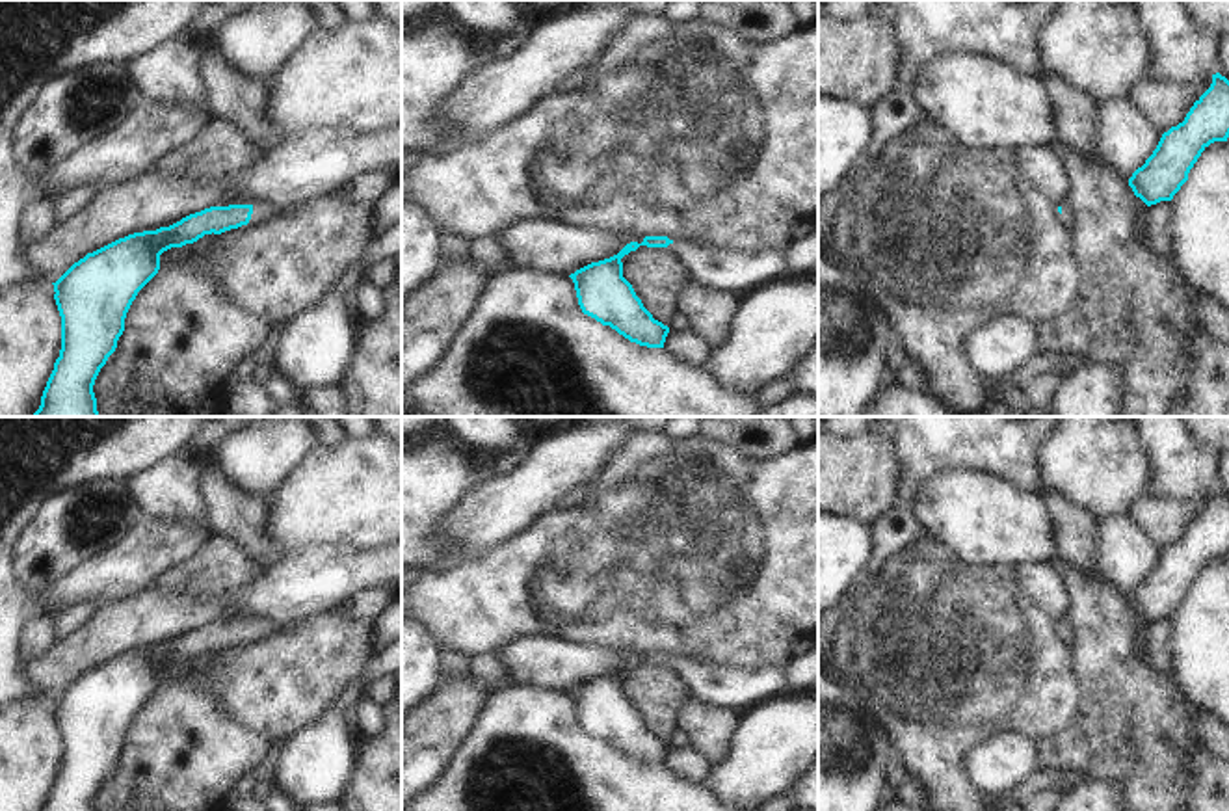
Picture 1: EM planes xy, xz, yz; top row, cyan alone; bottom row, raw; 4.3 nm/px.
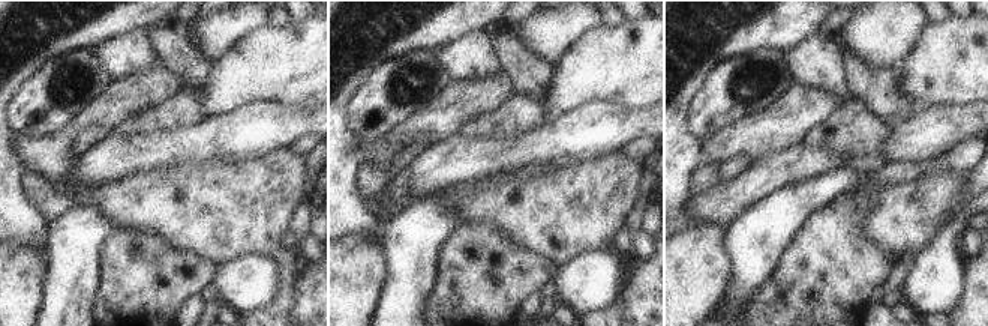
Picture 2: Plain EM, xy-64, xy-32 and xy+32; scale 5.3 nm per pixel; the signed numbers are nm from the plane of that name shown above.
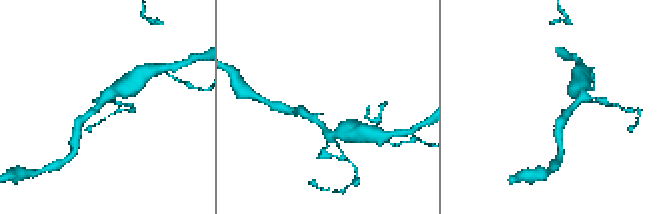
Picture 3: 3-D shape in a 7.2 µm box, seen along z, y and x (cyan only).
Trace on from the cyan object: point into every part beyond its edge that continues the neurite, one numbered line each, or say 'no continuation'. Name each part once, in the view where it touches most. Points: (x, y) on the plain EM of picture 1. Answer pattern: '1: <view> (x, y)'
1: xy (259, 627)

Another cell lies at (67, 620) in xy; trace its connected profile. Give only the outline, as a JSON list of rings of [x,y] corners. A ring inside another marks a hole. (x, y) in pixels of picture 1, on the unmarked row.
[[[91,601],[74,603],[52,616],[52,632],[56,640],[63,640],[73,631],[76,631],[80,625],[91,619],[97,606]]]

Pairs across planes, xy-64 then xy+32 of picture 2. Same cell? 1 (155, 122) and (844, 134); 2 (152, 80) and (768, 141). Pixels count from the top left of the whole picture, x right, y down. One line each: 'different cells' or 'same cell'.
1: same cell
2: same cell

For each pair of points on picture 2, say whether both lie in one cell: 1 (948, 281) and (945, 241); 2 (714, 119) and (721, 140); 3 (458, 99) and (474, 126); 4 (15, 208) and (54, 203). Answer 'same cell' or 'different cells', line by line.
1: same cell
2: different cells
3: different cells
4: different cells

